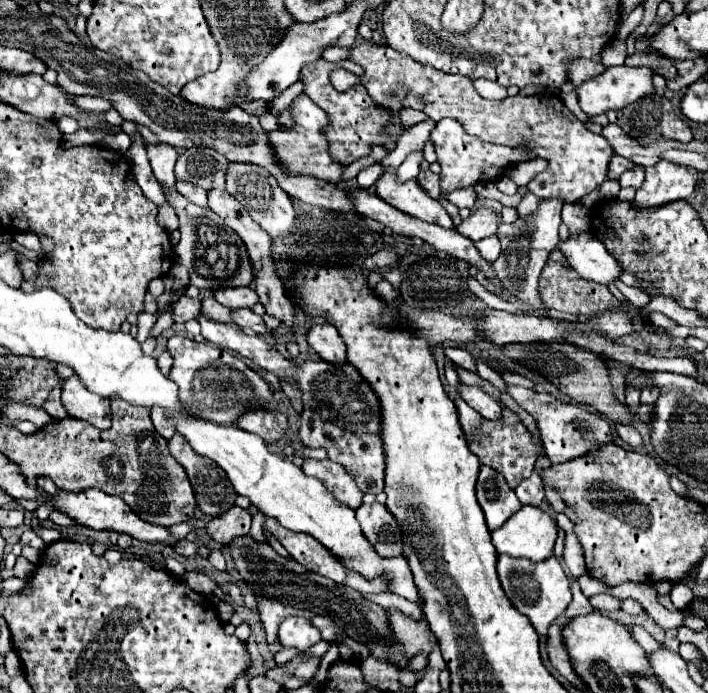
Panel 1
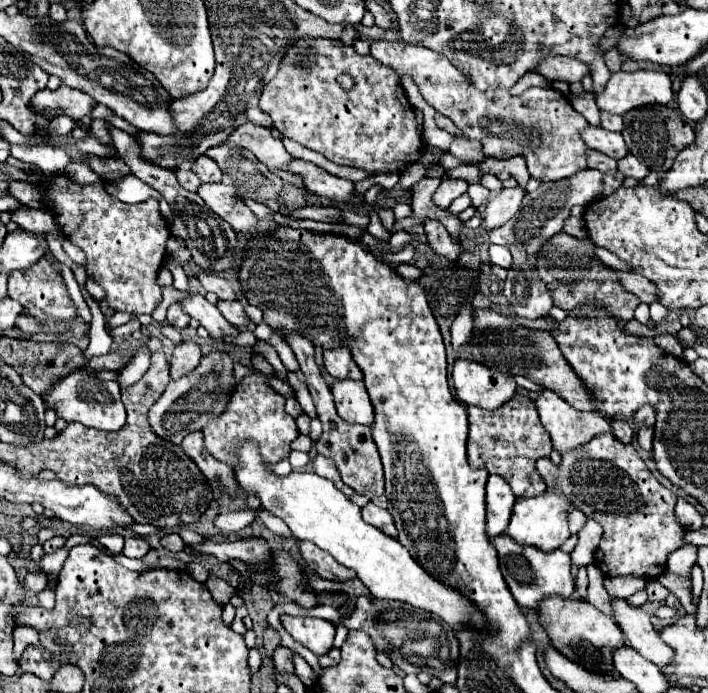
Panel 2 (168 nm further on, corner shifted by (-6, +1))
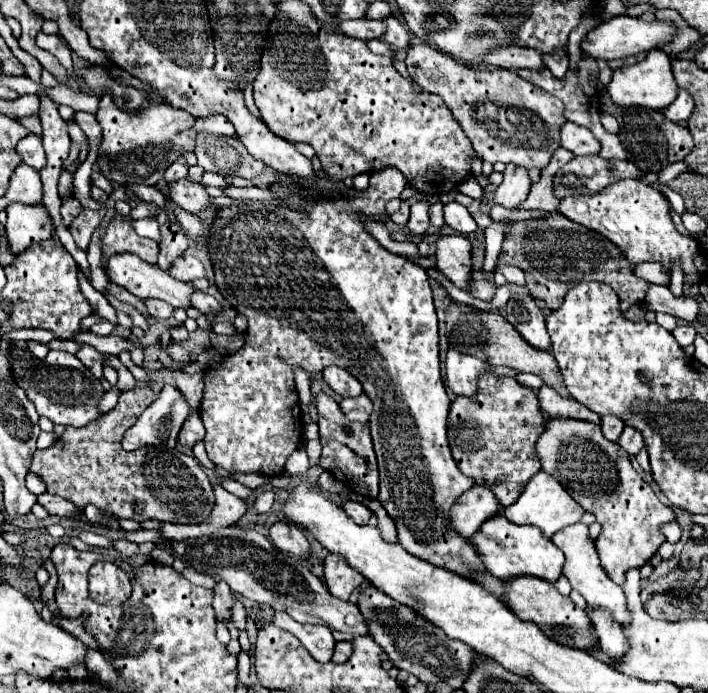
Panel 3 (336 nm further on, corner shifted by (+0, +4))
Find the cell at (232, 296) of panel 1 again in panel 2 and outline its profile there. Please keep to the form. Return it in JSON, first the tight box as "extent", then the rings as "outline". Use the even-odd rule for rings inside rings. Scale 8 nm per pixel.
{"extent":[198,274,236,300],"outline":[[[202,274],[202,276],[198,276],[198,280],[202,282],[202,286],[208,292],[216,294],[220,300],[236,300],[236,294],[226,278],[220,278],[218,274]]]}

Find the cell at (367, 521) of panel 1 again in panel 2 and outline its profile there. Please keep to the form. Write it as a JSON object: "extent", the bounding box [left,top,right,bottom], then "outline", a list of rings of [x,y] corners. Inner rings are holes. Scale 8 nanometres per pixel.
{"extent":[362,502,398,538],"outline":[[[370,502],[370,504],[366,504],[362,508],[362,518],[364,518],[364,522],[372,524],[380,532],[390,534],[392,538],[398,538],[398,532],[396,532],[396,526],[394,526],[394,520],[392,520],[390,512],[384,510],[384,508],[380,508],[380,506],[376,506],[374,502]]]}

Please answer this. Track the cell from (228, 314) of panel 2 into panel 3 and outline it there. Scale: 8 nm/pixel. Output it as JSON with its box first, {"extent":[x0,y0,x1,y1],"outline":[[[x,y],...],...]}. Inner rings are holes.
{"extent":[190,291,222,315],"outline":[[[194,291],[192,297],[190,297],[190,303],[194,309],[198,309],[200,313],[204,315],[210,315],[210,313],[220,313],[222,311],[222,305],[208,293],[204,291]]]}

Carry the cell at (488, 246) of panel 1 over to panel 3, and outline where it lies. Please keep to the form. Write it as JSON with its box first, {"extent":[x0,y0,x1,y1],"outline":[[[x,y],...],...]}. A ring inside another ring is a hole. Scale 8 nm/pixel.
{"extent":[496,267,526,285],"outline":[[[498,267],[496,271],[502,273],[502,275],[506,275],[508,283],[514,283],[514,285],[526,285],[526,281],[524,281],[524,271],[520,271],[518,267]]]}

